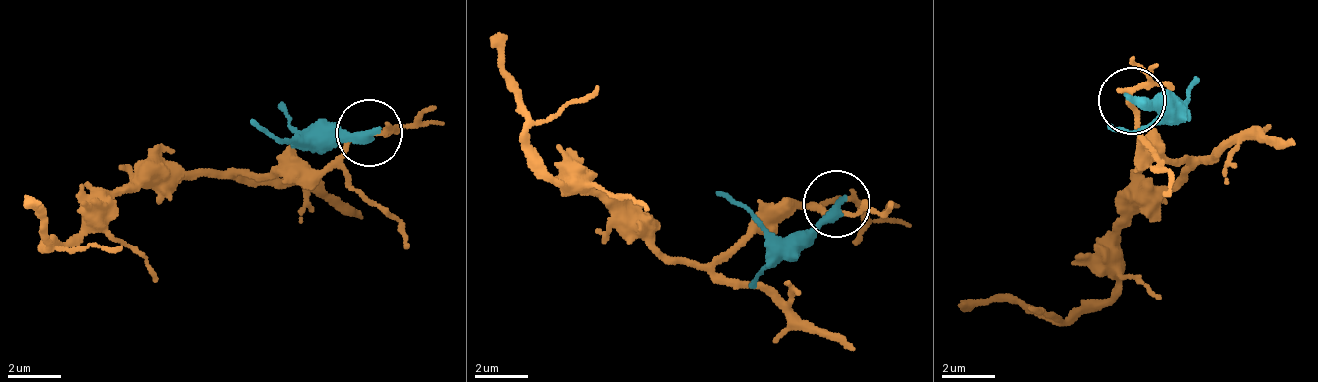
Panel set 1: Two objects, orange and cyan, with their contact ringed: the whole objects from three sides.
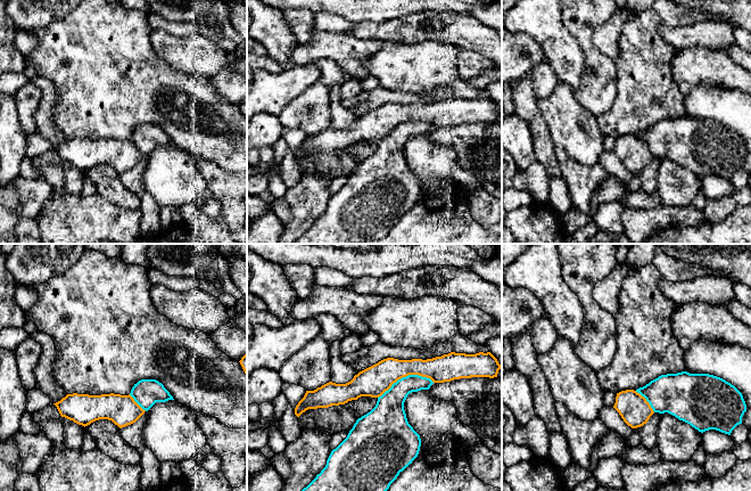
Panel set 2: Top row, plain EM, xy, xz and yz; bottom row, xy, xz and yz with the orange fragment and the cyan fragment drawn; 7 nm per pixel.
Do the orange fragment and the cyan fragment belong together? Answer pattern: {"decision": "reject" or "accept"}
{"decision": "reject"}

